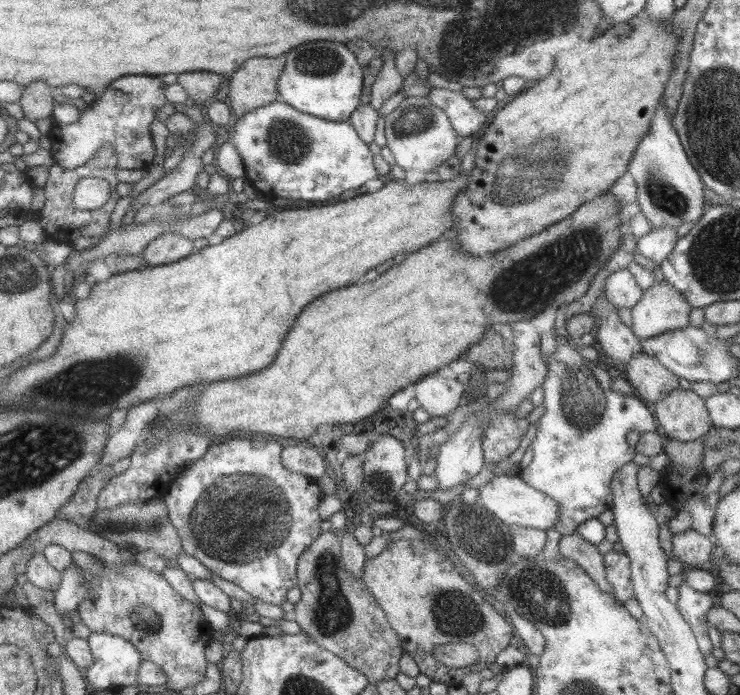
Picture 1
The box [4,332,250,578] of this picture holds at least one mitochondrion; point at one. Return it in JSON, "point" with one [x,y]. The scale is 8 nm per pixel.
{"point":[93,386]}

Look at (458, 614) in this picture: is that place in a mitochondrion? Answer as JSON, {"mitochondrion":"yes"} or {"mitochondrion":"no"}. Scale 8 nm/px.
{"mitochondrion":"yes"}

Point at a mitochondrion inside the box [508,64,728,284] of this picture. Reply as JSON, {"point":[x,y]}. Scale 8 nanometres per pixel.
{"point":[665,196]}

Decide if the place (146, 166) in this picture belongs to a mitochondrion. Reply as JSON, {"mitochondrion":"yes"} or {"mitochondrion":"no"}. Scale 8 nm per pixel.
{"mitochondrion":"no"}

